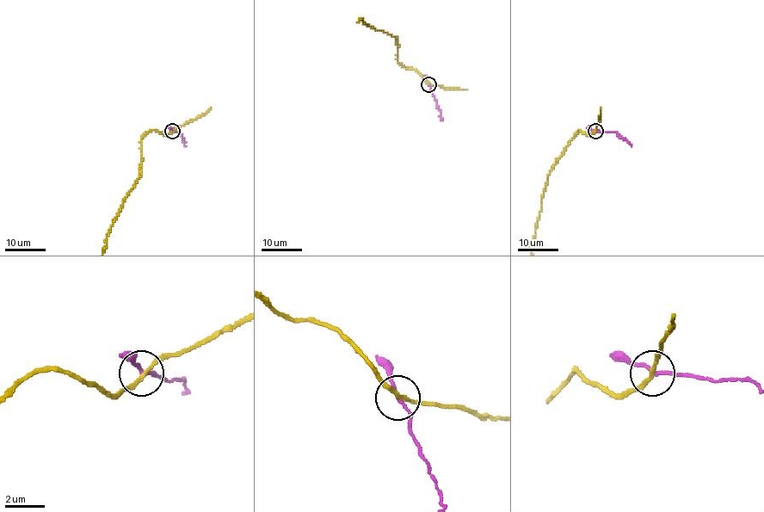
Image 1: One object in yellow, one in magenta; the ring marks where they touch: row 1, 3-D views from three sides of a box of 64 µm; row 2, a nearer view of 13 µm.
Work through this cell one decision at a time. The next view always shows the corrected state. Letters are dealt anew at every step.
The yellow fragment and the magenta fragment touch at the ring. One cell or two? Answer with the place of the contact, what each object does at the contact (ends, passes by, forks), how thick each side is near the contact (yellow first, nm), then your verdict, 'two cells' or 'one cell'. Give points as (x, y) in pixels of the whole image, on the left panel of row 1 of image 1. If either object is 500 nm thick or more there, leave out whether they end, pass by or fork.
(172, 131) | yellow passes by | magenta passes by | 200/150 nm | two cells

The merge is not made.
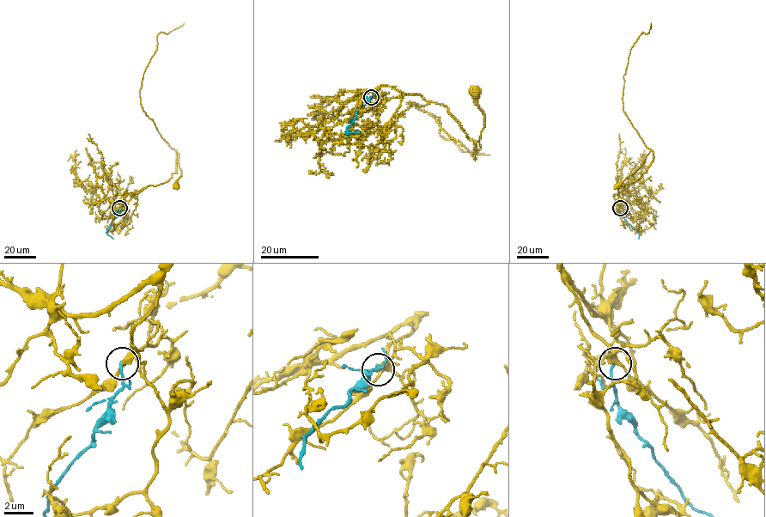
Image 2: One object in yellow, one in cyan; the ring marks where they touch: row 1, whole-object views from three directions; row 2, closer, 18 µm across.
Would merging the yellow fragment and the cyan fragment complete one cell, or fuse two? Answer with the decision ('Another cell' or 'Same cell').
Another cell

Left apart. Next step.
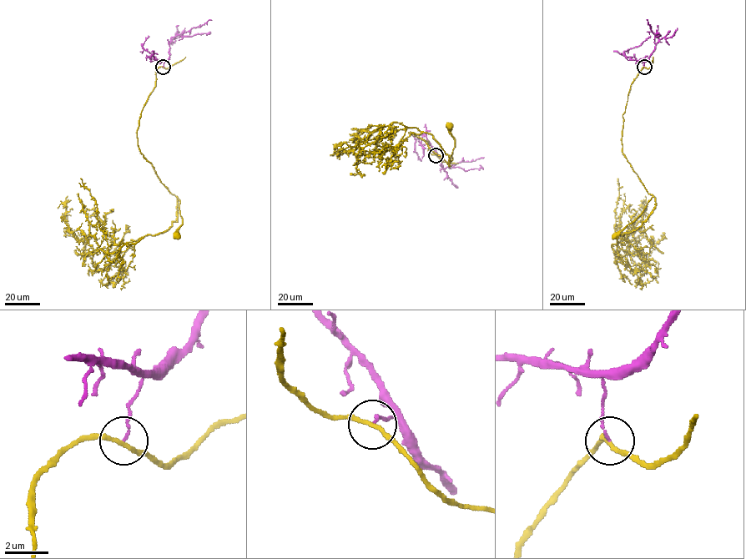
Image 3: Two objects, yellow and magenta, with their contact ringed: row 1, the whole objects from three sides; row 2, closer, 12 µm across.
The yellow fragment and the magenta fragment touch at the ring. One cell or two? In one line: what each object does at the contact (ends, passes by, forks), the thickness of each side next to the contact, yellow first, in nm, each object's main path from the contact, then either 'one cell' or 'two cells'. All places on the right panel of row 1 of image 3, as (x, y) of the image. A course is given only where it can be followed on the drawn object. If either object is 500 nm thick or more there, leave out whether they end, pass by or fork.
yellow passes by; magenta ends there; 180 nm thick on the yellow side, 80 nm on the other; yellow runs (644, 67), (630, 86), (622, 114), (622, 143), (624, 156), (647, 191), (653, 196), (639, 215), (615, 236); magenta runs (644, 67), (644, 62), (658, 37), (651, 31), (647, 20); two cells

